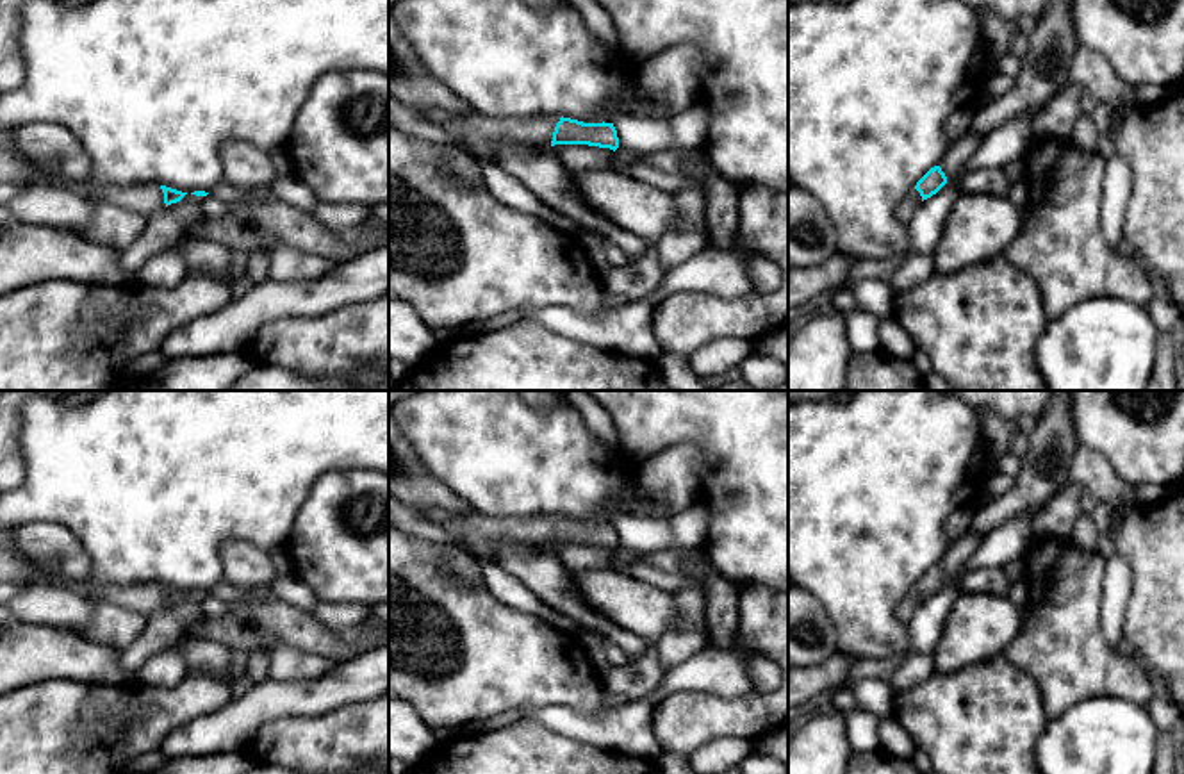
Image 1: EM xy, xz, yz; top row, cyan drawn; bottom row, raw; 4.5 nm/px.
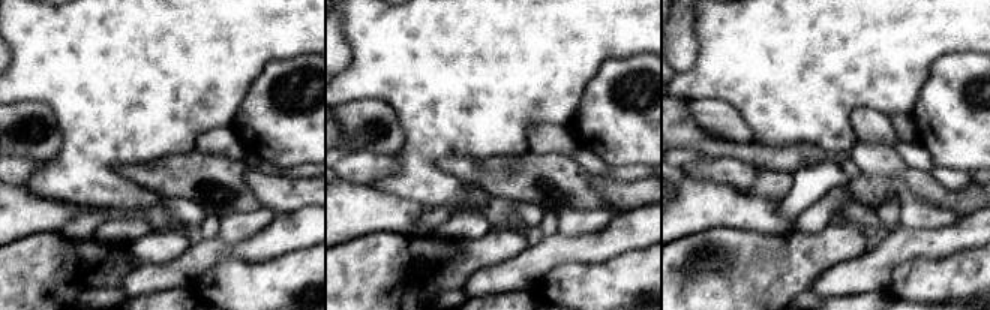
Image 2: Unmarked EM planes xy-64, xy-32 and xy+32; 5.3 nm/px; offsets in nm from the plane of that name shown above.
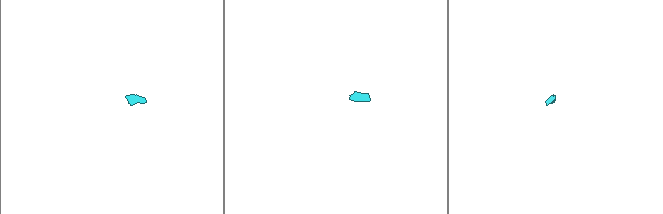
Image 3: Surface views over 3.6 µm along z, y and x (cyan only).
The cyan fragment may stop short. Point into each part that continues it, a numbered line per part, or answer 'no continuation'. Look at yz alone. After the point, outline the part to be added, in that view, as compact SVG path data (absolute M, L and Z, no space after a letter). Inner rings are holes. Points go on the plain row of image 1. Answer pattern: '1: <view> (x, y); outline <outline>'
1: yz (958, 553); outline M966 531L956 542L950 542L943 558L940 560L940 567L945 572L947 580L956 580L968 560L974 556L981 544L983 537L977 533Z

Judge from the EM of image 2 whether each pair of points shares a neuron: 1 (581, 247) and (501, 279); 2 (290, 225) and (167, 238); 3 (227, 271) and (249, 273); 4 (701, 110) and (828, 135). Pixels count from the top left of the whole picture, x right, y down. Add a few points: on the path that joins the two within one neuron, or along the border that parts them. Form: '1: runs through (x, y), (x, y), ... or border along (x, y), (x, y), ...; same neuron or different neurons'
1: runs through (561, 249), (551, 250), (521, 273); same neuron
2: border along (192, 243), (177, 256), (161, 262); different neurons
3: runs through (233, 273), (243, 273); same neuron
4: border along (713, 99), (729, 102), (752, 129), (755, 140); different neurons

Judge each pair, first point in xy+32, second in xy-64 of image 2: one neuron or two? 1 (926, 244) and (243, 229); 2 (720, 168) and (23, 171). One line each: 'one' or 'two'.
1: two
2: one

